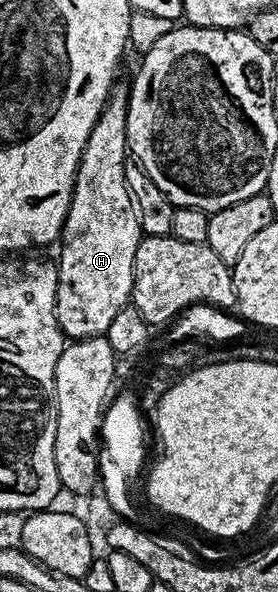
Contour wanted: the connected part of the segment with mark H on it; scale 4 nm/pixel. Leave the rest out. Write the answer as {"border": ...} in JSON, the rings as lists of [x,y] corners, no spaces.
{"border":[[[115,82],[88,137],[88,145],[84,145],[74,178],[70,208],[62,226],[60,243],[63,247],[56,258],[56,317],[63,335],[70,341],[105,335],[116,313],[131,302],[134,293],[136,249],[144,238],[144,232],[126,183],[126,118],[129,104],[127,84]]]}

